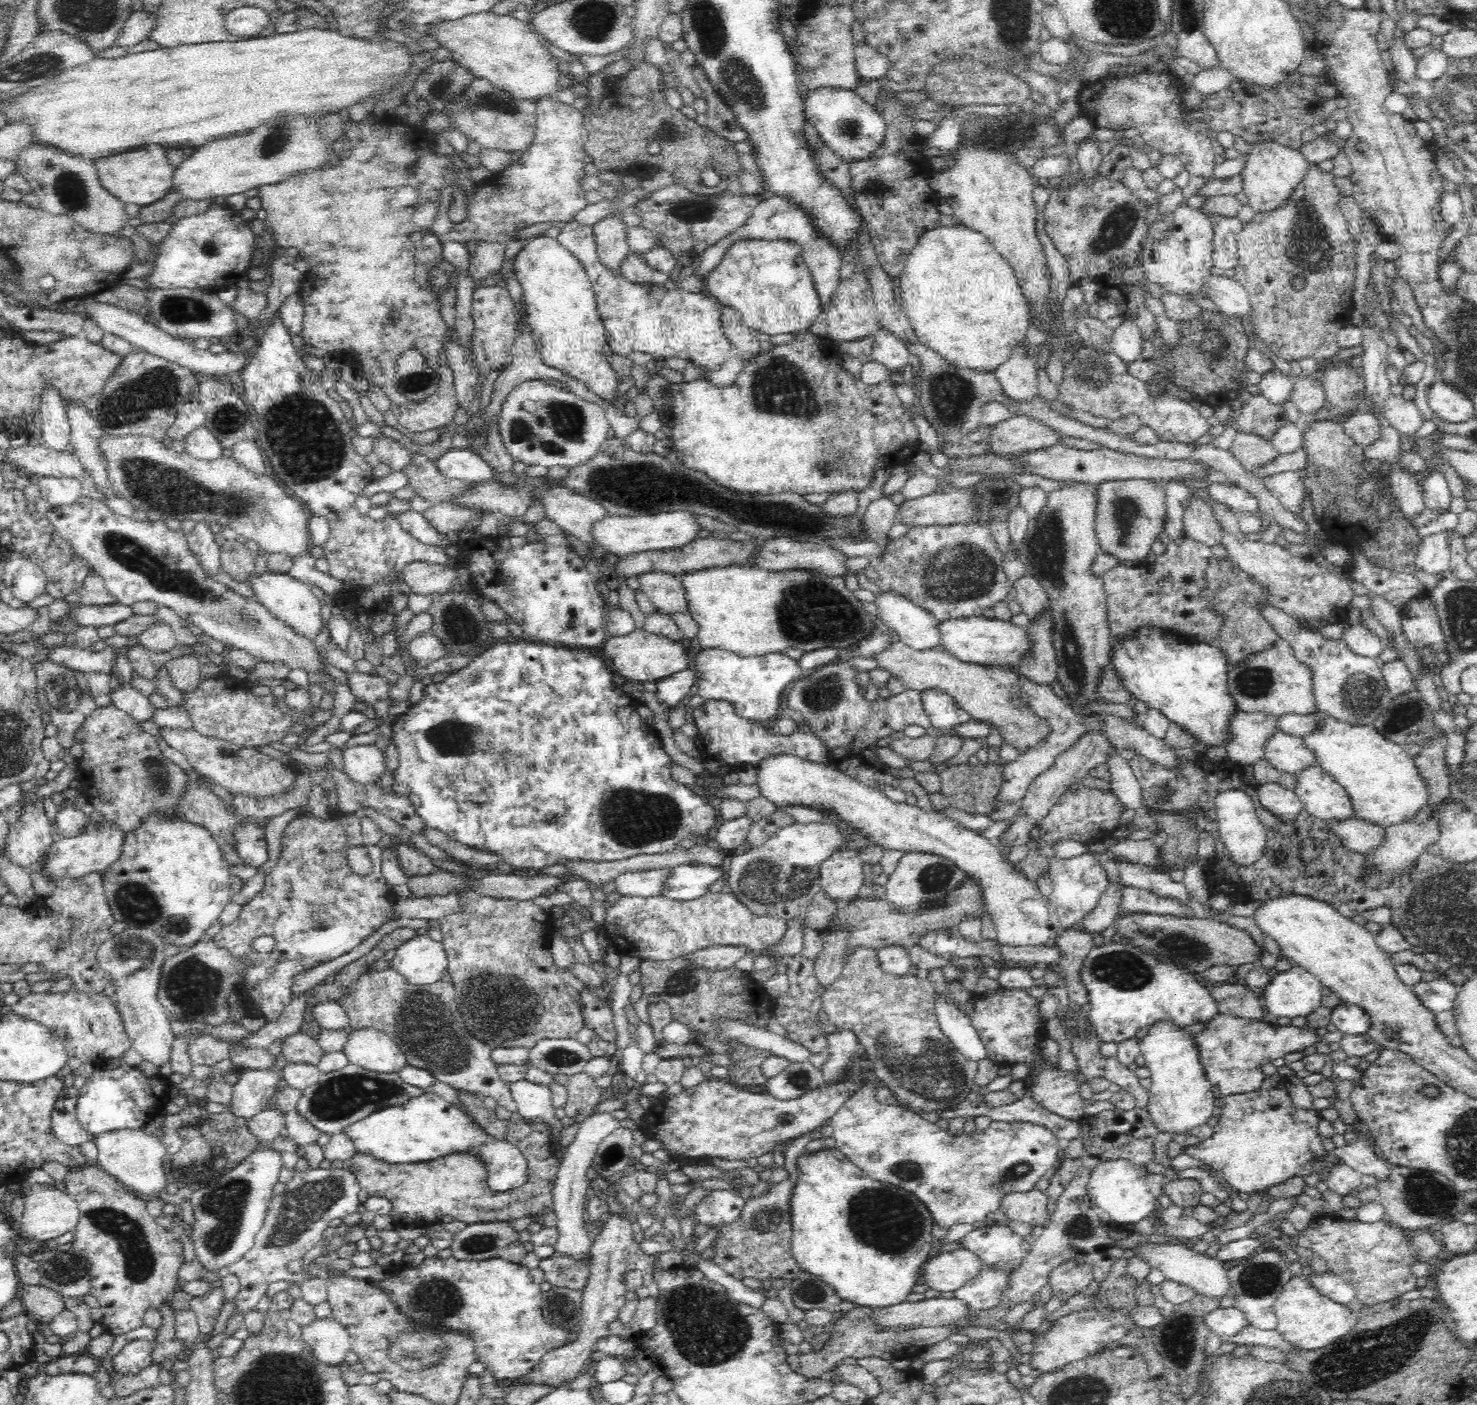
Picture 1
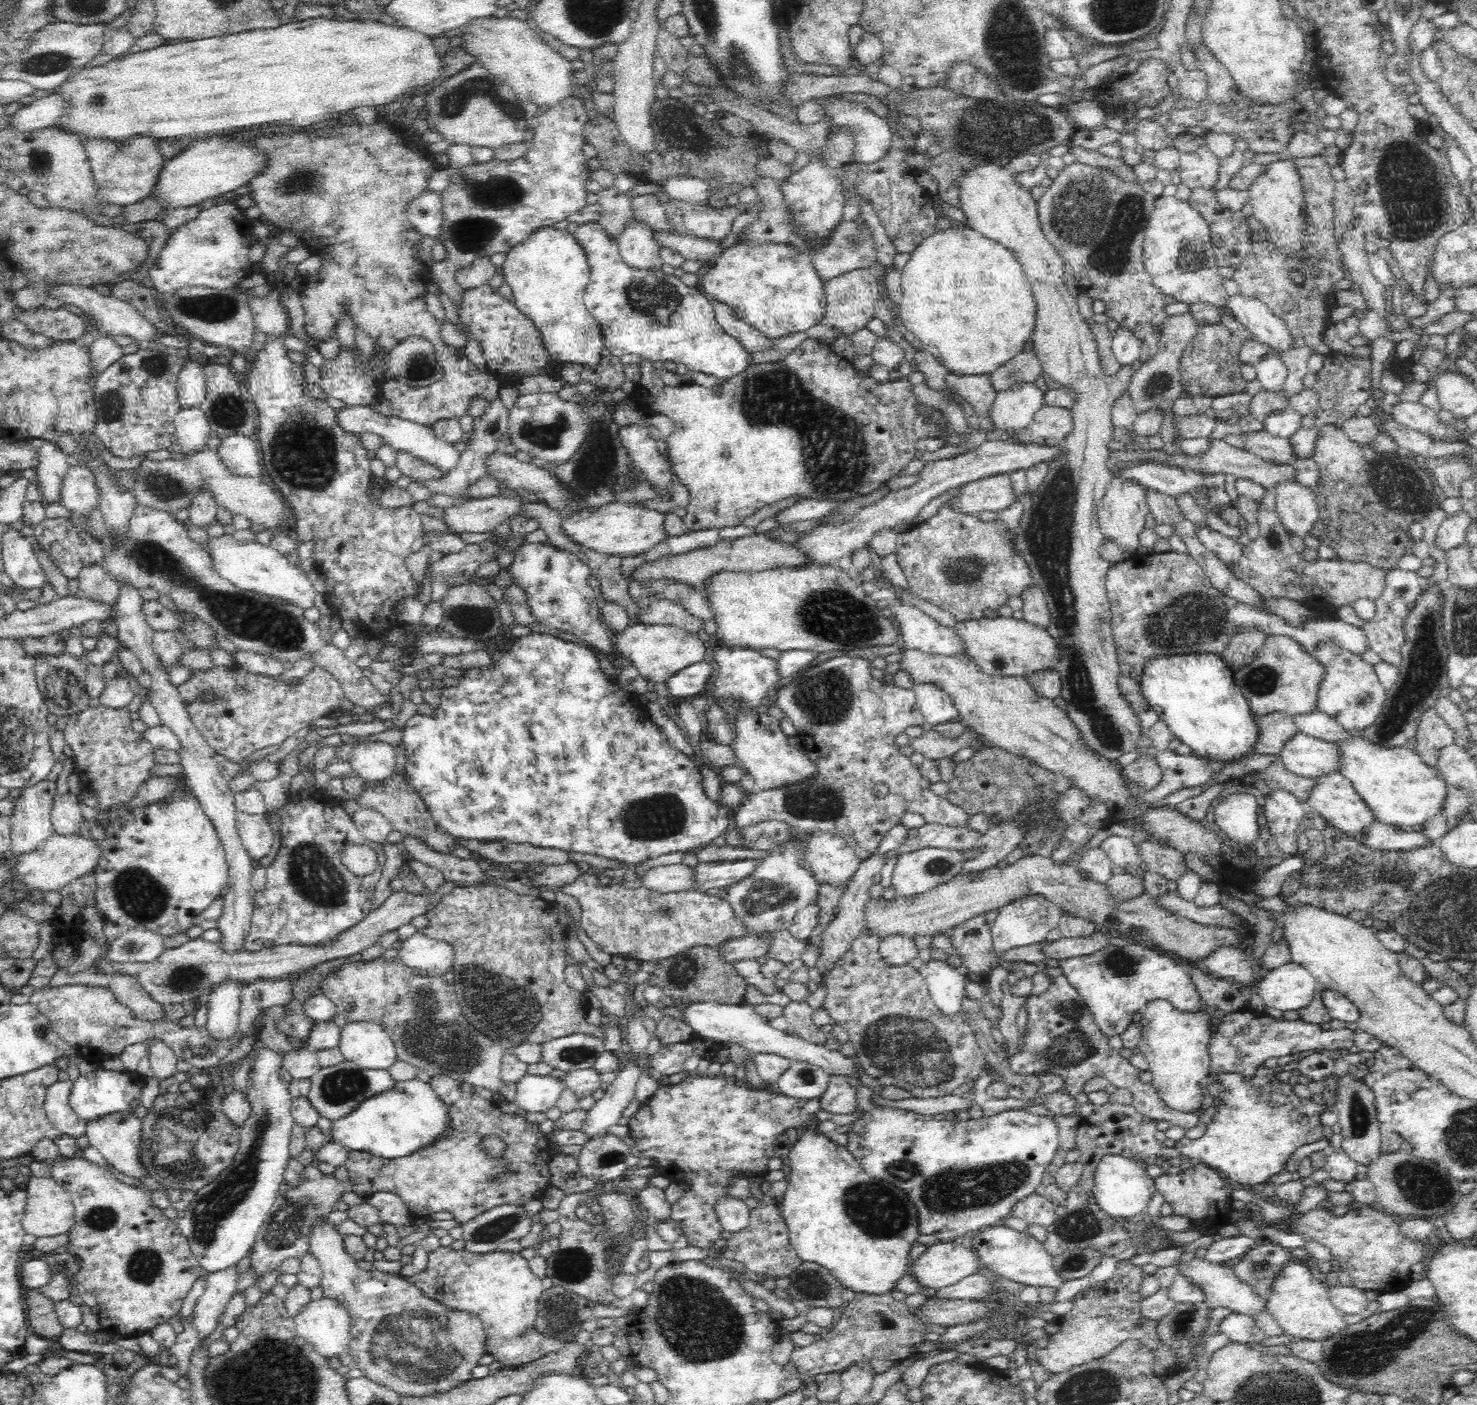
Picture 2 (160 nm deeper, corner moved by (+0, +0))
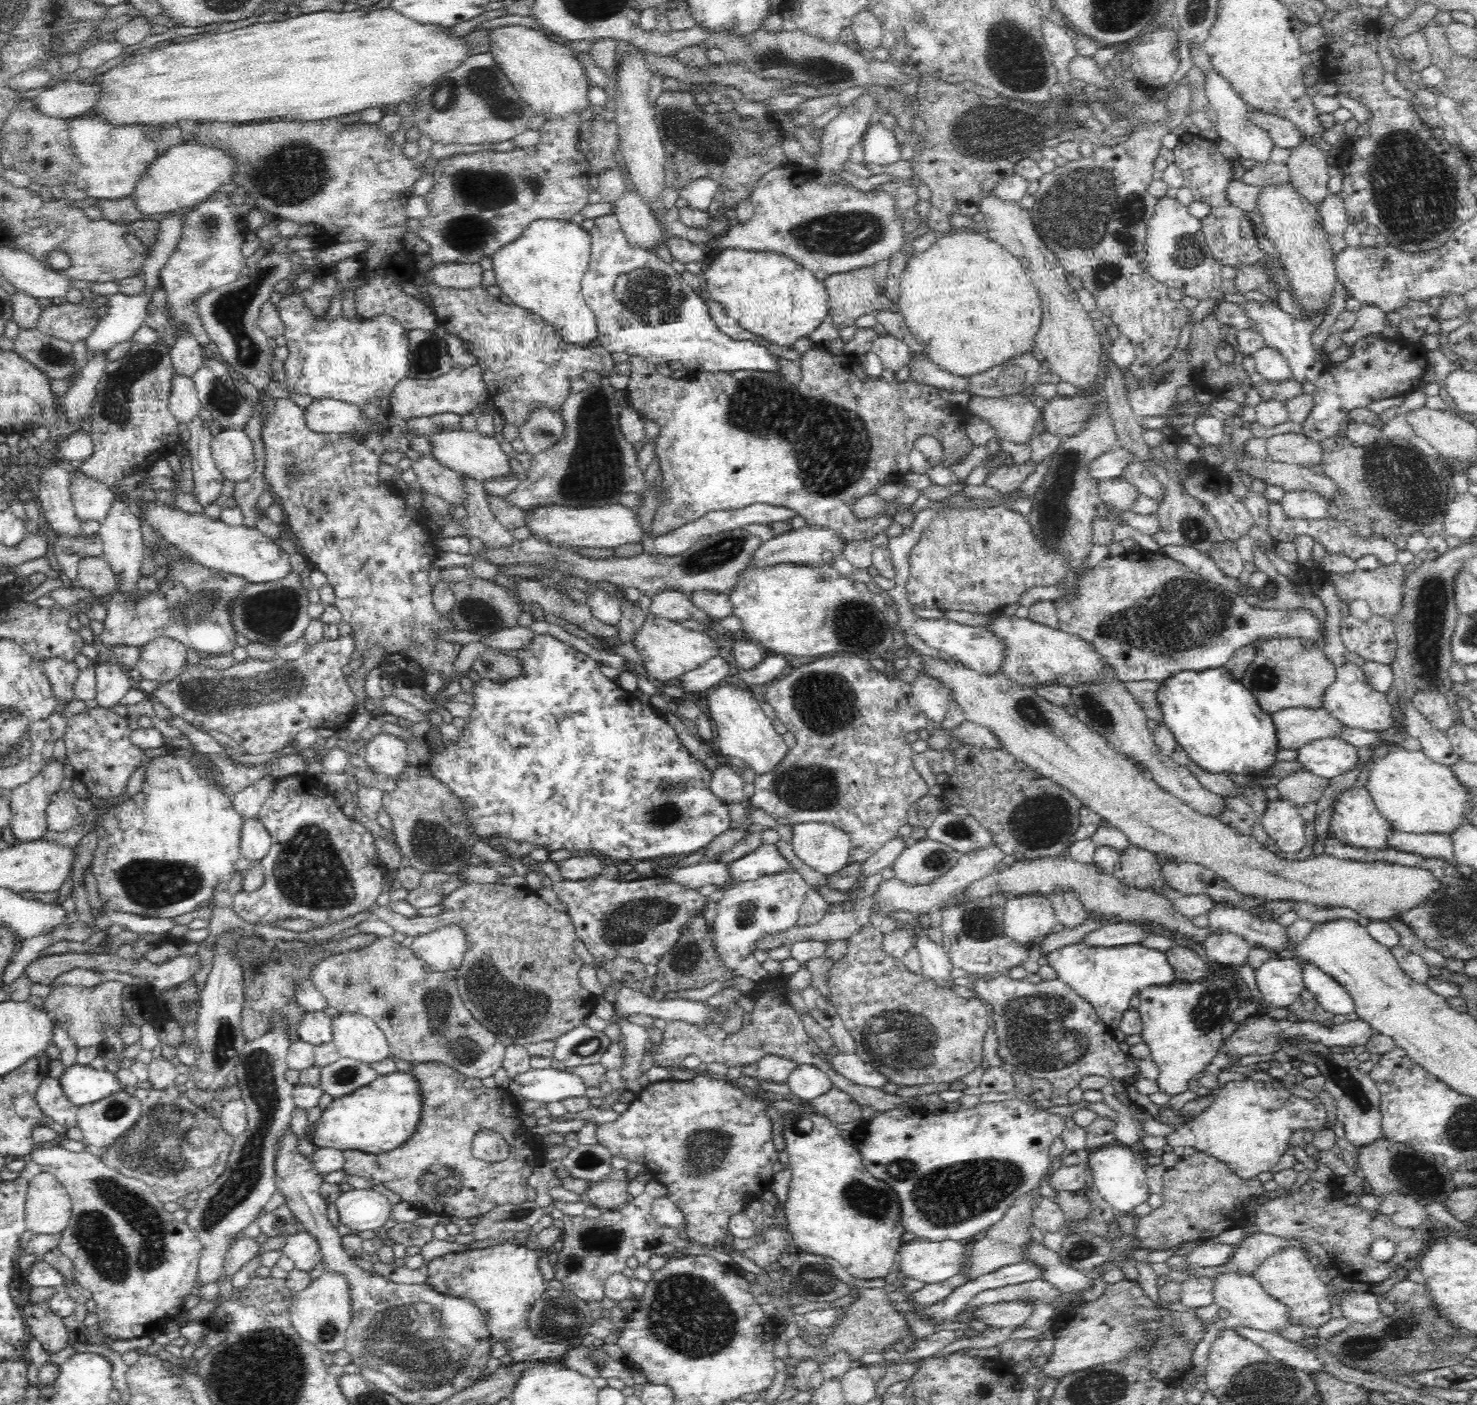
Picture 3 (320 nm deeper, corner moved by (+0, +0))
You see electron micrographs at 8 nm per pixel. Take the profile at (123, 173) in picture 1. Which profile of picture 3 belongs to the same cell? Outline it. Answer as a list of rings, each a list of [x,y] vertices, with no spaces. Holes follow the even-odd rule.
[[[86,115],[68,121],[72,147],[79,165],[79,169],[75,174],[75,187],[84,191],[88,197],[96,198],[97,200],[117,201],[131,197],[134,192],[137,192],[138,182],[141,182],[142,176],[160,156],[154,142],[146,135],[144,126],[116,128]]]

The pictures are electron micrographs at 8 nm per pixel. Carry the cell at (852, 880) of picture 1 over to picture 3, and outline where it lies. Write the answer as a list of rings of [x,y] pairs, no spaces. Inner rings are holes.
[[[820,822],[791,825],[794,853],[818,874],[834,877],[850,865],[849,834],[837,826]]]

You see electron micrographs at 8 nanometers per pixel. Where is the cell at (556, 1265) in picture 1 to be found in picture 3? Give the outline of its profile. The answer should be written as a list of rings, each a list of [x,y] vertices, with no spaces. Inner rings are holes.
[[[651,1180],[645,1184],[645,1190],[640,1196],[633,1197],[632,1202],[619,1210],[602,1211],[599,1218],[586,1216],[564,1215],[564,1228],[561,1229],[561,1250],[554,1253],[552,1259],[559,1258],[552,1264],[554,1278],[562,1282],[564,1289],[576,1295],[580,1301],[600,1302],[605,1296],[605,1284],[609,1276],[622,1273],[626,1260],[638,1248],[651,1248],[664,1242],[674,1242],[680,1235],[677,1230],[657,1224],[651,1216],[653,1198],[663,1197],[668,1194],[666,1185]]]

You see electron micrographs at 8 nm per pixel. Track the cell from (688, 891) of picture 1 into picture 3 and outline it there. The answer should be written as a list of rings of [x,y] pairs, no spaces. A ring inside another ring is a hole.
[[[761,844],[750,852],[727,866],[728,882],[730,885],[755,880],[774,874],[778,870],[792,869],[790,862],[784,858],[775,844]]]

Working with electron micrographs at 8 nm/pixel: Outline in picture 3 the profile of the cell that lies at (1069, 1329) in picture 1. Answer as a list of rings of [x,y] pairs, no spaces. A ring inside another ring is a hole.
[[[1136,1279],[1118,1280],[1106,1286],[1104,1293],[1096,1300],[1083,1301],[1074,1308],[1060,1312],[1058,1320],[1053,1322],[1055,1343],[1052,1356],[1048,1363],[1041,1366],[1041,1377],[1049,1377],[1055,1380],[1094,1365],[1106,1364],[1106,1362],[1120,1362],[1122,1358],[1131,1355],[1134,1351],[1148,1350],[1151,1353],[1150,1373],[1154,1378],[1160,1379],[1169,1385],[1176,1385],[1191,1370],[1191,1360],[1196,1347],[1206,1333],[1206,1323],[1198,1318],[1194,1312],[1176,1311],[1158,1308],[1150,1301],[1138,1286]]]

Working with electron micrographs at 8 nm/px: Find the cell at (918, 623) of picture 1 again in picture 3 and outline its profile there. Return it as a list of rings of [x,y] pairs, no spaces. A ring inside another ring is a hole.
[[[945,617],[940,618],[940,620],[918,619],[912,624],[912,633],[930,648],[944,652],[946,656],[950,656],[950,658],[960,661],[969,668],[983,674],[998,672],[999,666],[1002,664],[1002,642],[982,627],[961,625]]]

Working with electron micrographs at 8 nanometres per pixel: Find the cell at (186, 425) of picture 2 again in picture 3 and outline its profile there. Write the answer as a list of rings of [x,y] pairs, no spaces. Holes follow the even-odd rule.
[[[174,374],[169,409],[174,420],[186,426],[190,426],[198,416],[205,415],[192,380]]]

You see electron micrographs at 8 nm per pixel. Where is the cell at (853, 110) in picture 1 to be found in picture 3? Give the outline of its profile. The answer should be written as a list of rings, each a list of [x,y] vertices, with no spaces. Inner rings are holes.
[[[877,117],[867,127],[862,146],[864,147],[864,159],[870,164],[885,166],[900,160],[901,150],[894,132],[884,128],[878,122]]]

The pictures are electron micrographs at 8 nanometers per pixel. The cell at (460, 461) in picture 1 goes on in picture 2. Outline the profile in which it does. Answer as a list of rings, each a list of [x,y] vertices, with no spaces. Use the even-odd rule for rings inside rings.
[[[352,405],[338,409],[338,423],[351,433],[362,434],[364,432],[372,432],[377,434],[397,451],[412,454],[412,456],[427,462],[430,466],[434,466],[440,472],[450,472],[460,464],[460,451],[449,442],[440,440],[434,434],[432,427],[401,419],[396,415],[381,415],[372,406]]]

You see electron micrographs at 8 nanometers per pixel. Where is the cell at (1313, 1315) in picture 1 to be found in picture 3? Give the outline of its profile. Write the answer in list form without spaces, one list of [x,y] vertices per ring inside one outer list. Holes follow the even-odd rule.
[[[1292,1246],[1270,1256],[1262,1262],[1260,1270],[1254,1272],[1254,1278],[1261,1282],[1263,1289],[1274,1300],[1287,1306],[1287,1321],[1291,1326],[1302,1328],[1322,1328],[1332,1320],[1332,1306],[1328,1299],[1331,1288],[1320,1279],[1315,1271],[1316,1261],[1314,1257],[1306,1251],[1302,1251]]]

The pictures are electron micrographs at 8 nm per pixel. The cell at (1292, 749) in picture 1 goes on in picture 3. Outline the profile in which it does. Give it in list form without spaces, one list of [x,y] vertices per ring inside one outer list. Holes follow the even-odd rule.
[[[1338,738],[1315,739],[1297,749],[1295,761],[1307,773],[1320,778],[1334,778],[1358,765],[1358,749]]]

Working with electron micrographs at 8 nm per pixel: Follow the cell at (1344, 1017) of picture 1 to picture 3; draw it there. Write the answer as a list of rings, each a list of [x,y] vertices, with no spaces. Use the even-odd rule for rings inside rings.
[[[1302,965],[1305,987],[1316,997],[1324,1010],[1332,1014],[1352,1014],[1355,1004],[1352,997],[1333,978],[1326,976],[1317,968]]]

